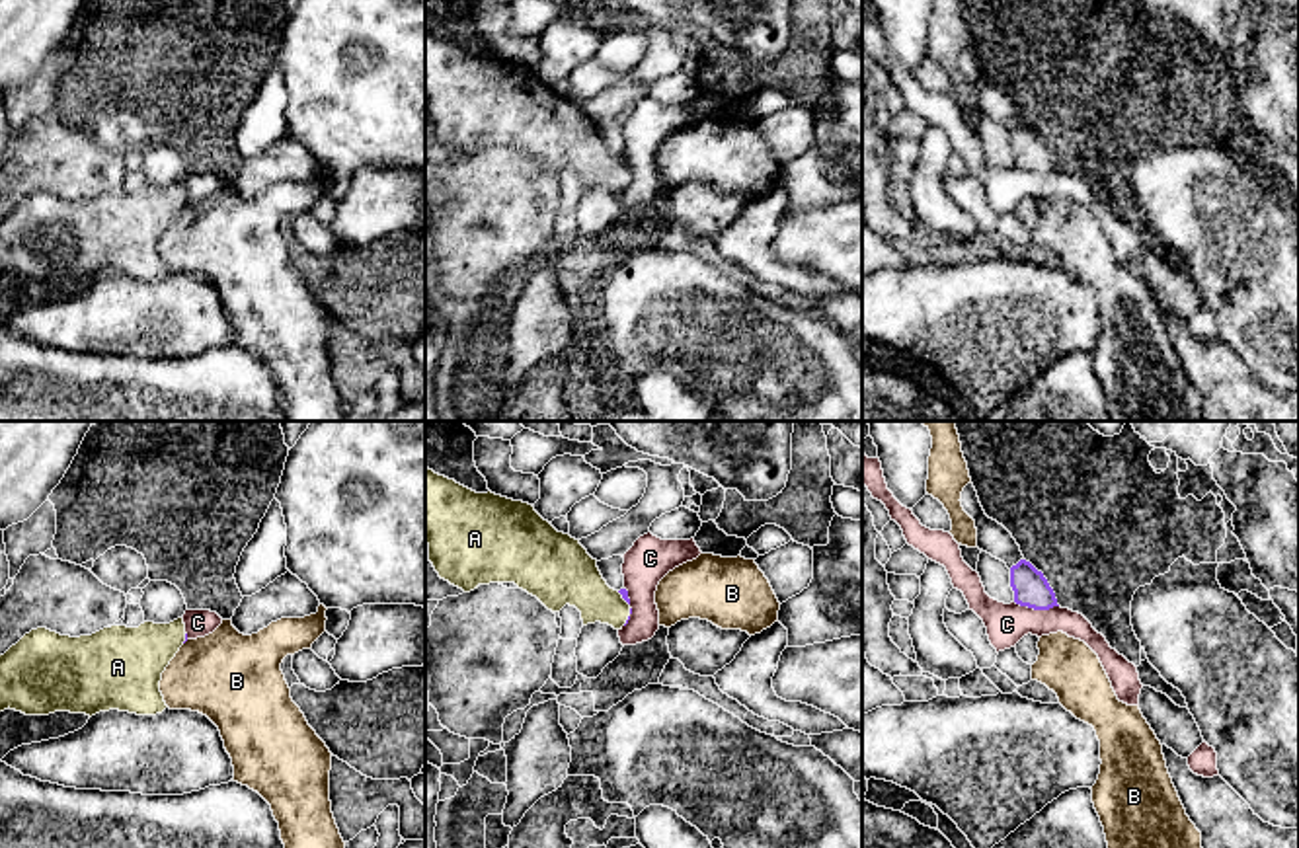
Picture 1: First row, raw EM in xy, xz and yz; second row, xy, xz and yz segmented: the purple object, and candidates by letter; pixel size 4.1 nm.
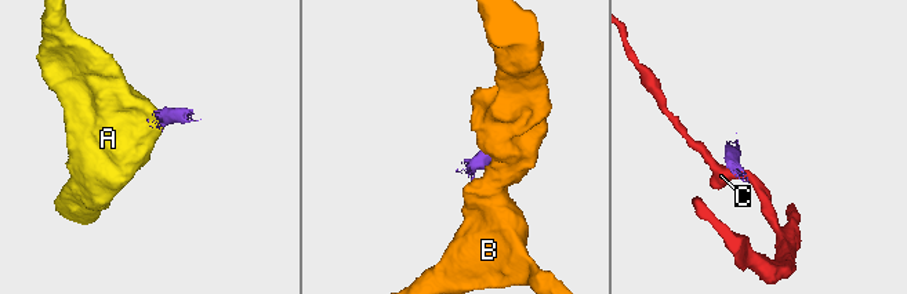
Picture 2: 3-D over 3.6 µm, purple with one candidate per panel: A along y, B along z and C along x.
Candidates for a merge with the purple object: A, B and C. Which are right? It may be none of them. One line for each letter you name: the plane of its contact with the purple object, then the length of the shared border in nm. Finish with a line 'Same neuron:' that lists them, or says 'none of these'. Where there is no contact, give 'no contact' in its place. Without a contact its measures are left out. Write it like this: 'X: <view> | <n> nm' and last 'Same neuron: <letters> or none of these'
A: xz | 80 nm
Same neuron: A

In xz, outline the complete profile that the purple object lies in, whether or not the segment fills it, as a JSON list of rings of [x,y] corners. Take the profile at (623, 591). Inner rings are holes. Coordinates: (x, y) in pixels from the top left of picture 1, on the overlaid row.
[[[425,466],[425,538],[429,561],[441,579],[470,593],[480,585],[515,583],[536,597],[548,610],[566,604],[581,612],[583,626],[609,624],[622,630],[632,614],[628,591],[614,591],[603,579],[579,540],[558,532],[532,505],[492,491],[476,493]]]

